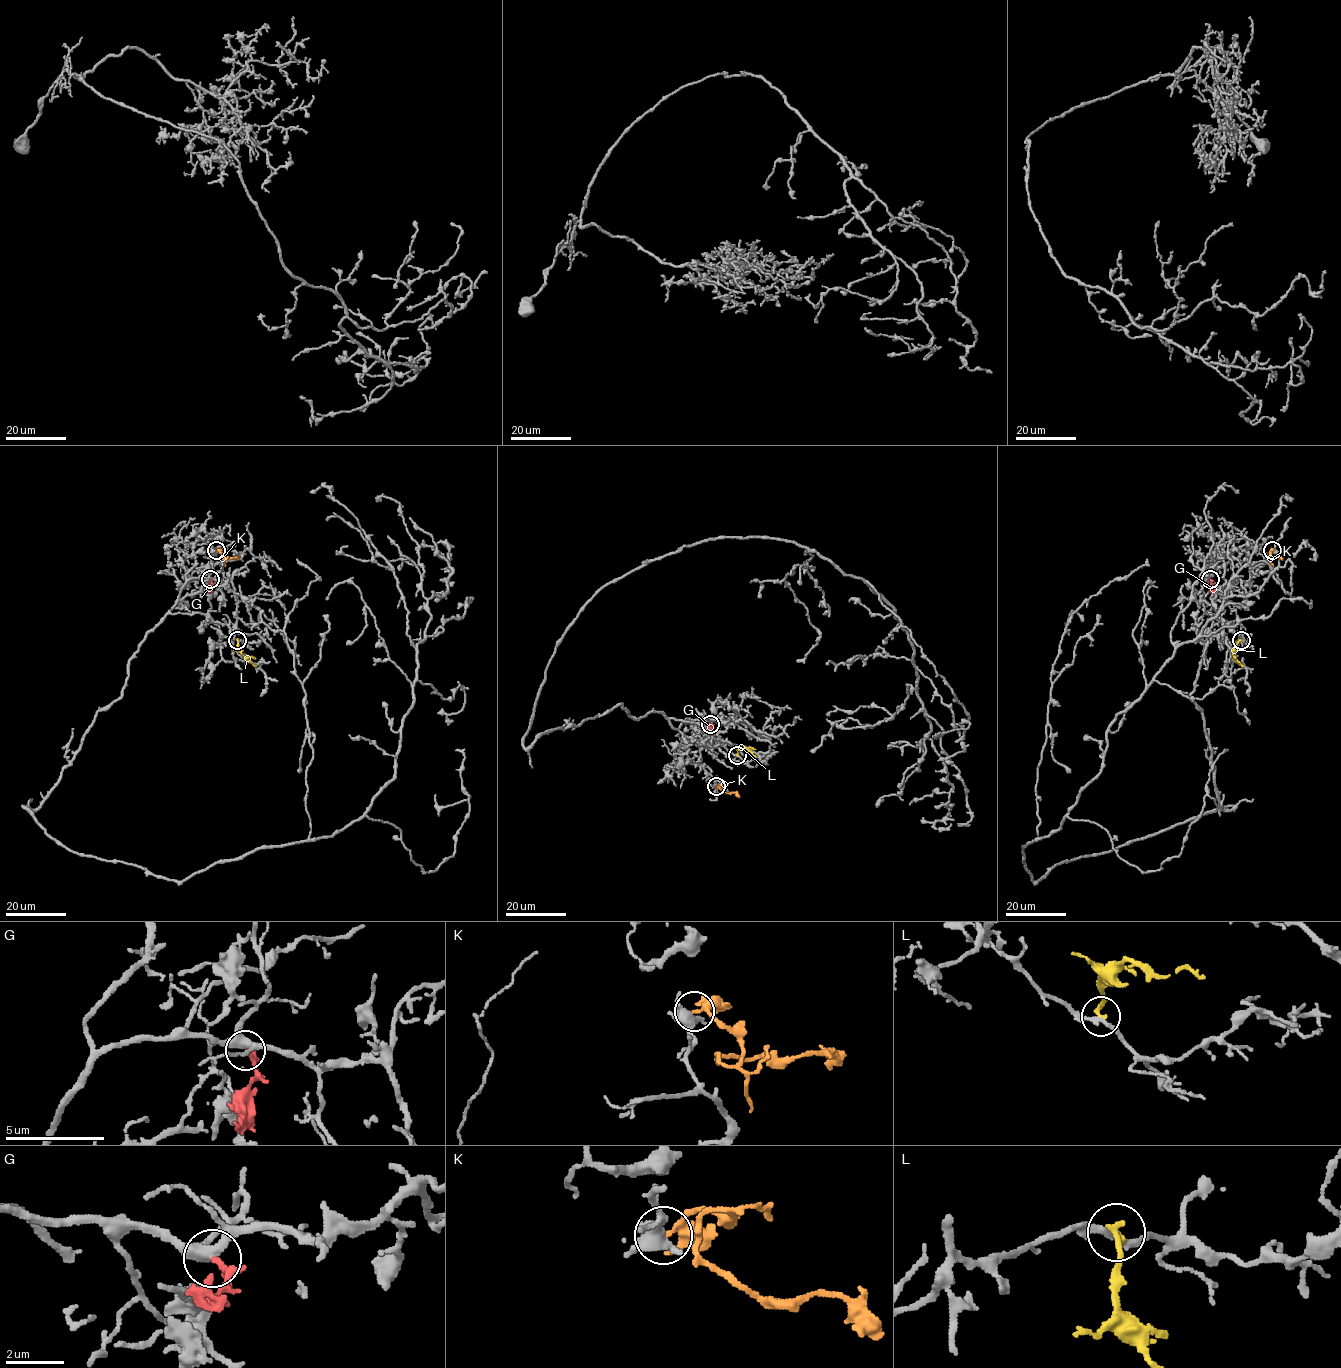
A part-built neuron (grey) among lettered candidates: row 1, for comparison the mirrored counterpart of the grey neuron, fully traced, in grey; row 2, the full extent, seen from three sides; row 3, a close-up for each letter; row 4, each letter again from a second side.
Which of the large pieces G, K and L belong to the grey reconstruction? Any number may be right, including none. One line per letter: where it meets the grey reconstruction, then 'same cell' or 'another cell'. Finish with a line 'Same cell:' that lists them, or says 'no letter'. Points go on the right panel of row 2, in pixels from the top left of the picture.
G: contact (1210, 579); same cell
K: contact (1272, 550); another cell
L: contact (1241, 640); another cell
Same cell: G

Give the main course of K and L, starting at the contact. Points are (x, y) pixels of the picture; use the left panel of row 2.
K: (216, 551), (224, 555), (222, 559), (220, 557), (240, 557)
L: (237, 639), (238, 650), (256, 666)

